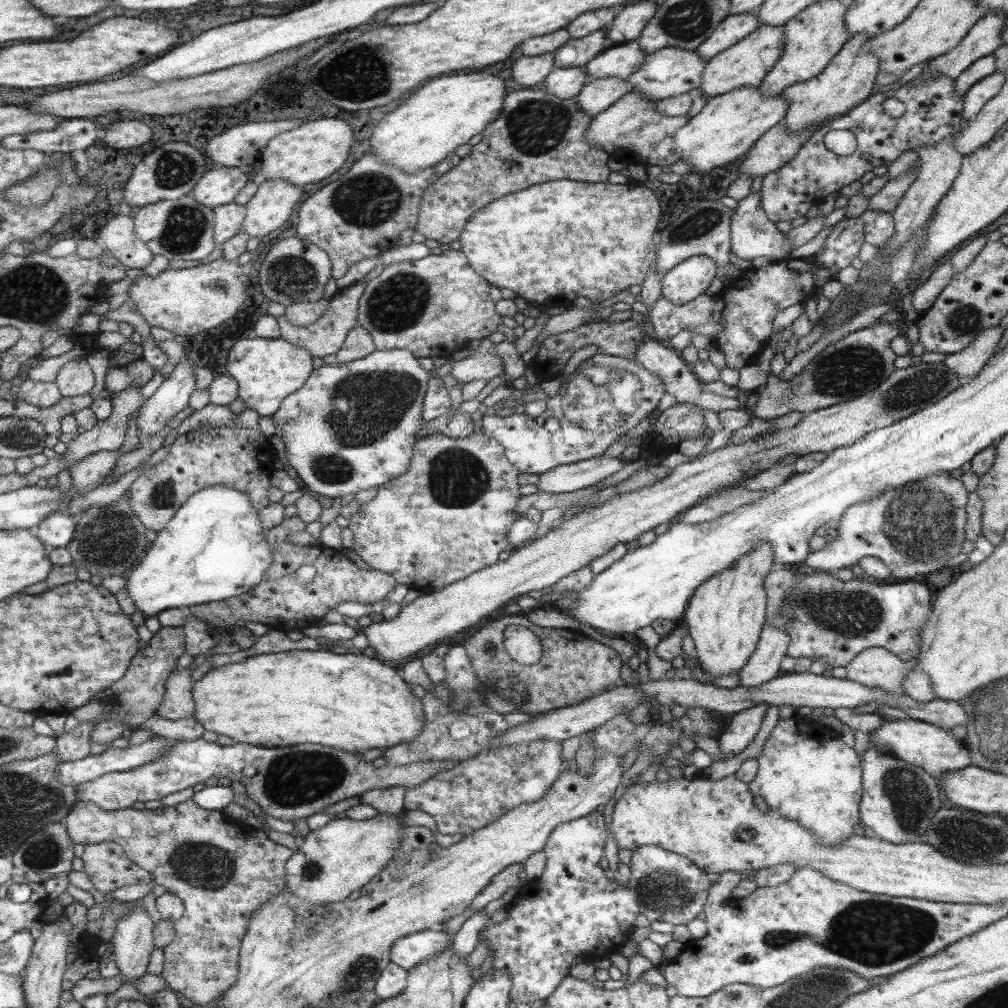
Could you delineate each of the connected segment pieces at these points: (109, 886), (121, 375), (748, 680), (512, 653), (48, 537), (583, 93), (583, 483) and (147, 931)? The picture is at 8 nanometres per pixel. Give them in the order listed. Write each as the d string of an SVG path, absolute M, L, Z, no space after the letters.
M112 842L89 844L86 846L82 859L85 863L85 871L90 874L96 887L104 894L113 893L126 885L145 885L153 882L153 875L138 865L136 861L130 860L122 845Z
M140 358L132 361L125 367L111 367L110 365L106 386L112 392L118 394L130 387L143 387L152 376L154 376L152 366L144 358Z
M765 624L756 650L740 670L740 686L746 689L757 688L778 677L780 663L789 654L790 642L792 640L786 630L776 628L774 624Z
M522 625L507 626L503 643L508 657L520 665L536 664L544 654L541 637Z
M66 510L56 511L50 514L46 522L38 526L36 532L50 548L64 548L72 544L76 538L78 528L78 517L72 516Z
M612 76L612 78L598 78L598 80L586 82L575 98L586 113L595 117L632 90L634 86L628 79L620 80Z
M598 456L574 464L563 464L541 474L538 483L532 489L555 494L575 492L608 479L625 464L627 461L623 456Z
M142 899L128 903L112 938L123 984L134 985L148 973L150 953L156 947L156 926L143 904Z

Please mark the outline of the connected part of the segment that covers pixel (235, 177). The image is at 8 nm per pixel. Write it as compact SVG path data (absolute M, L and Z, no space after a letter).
M214 165L194 187L191 194L202 205L213 210L215 207L234 203L241 192L240 188L244 189L246 182L248 178L238 170L238 167L226 168Z

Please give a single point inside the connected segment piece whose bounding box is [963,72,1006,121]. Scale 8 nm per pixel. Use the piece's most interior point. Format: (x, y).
(975, 98)

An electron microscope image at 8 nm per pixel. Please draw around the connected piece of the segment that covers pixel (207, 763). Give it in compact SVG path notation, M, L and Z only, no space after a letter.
M202 737L186 743L178 743L172 739L167 740L165 754L159 760L143 765L138 769L134 768L120 773L111 772L89 783L84 783L82 786L78 786L78 796L81 800L94 802L106 810L115 812L132 806L134 802L145 803L148 800L161 800L172 792L186 790L198 782L204 782L208 778L216 776L221 781L239 780L240 783L244 784L247 796L259 804L265 813L284 822L293 822L324 812L326 807L330 805L341 802L345 798L363 795L372 789L395 786L407 789L418 785L418 783L422 784L436 773L451 769L458 764L454 760L446 760L446 762L418 762L398 767L385 765L381 768L374 768L363 759L356 757L357 754L356 752L346 753L341 749L329 748L329 746L320 746L320 744L296 744L296 746L288 746L288 748L266 749L261 746L240 743L235 743L233 746L220 746L214 742L206 742Z

